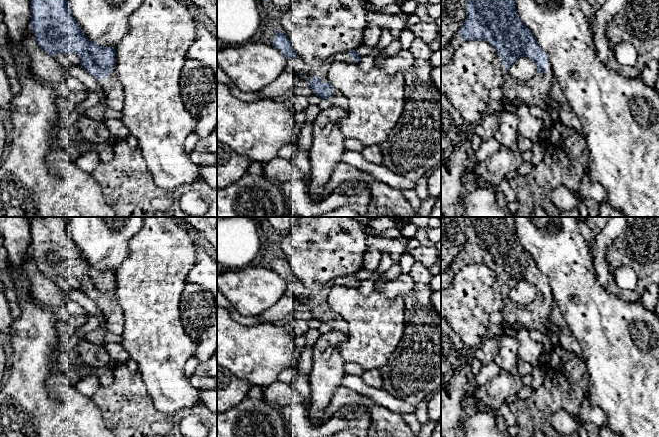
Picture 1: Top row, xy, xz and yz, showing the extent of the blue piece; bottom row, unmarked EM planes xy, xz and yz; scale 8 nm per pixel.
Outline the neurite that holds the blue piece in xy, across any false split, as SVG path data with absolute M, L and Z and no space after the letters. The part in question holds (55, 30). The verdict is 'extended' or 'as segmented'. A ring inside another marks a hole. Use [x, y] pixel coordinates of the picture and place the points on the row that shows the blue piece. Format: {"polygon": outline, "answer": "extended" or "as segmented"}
{"polygon": "M67 0L30 1L32 18L29 27L41 49L52 57L60 52L66 55L69 53L76 54L81 59L81 67L91 74L104 90L107 106L113 110L121 111L124 106L124 88L113 68L116 49L102 47L88 39L74 20Z", "answer": "extended"}

